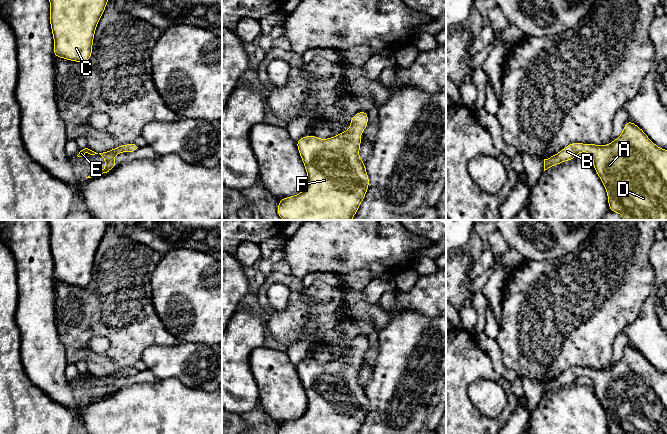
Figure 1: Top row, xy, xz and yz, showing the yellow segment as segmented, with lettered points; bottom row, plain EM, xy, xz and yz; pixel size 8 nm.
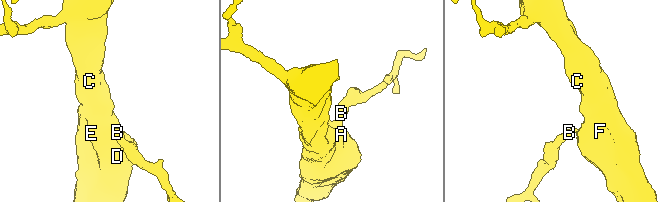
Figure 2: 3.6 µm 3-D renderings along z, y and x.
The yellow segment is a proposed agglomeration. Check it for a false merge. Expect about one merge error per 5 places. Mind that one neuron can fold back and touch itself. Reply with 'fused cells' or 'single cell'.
single cell

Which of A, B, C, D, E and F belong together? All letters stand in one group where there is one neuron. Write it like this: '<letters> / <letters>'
A B C D E F

